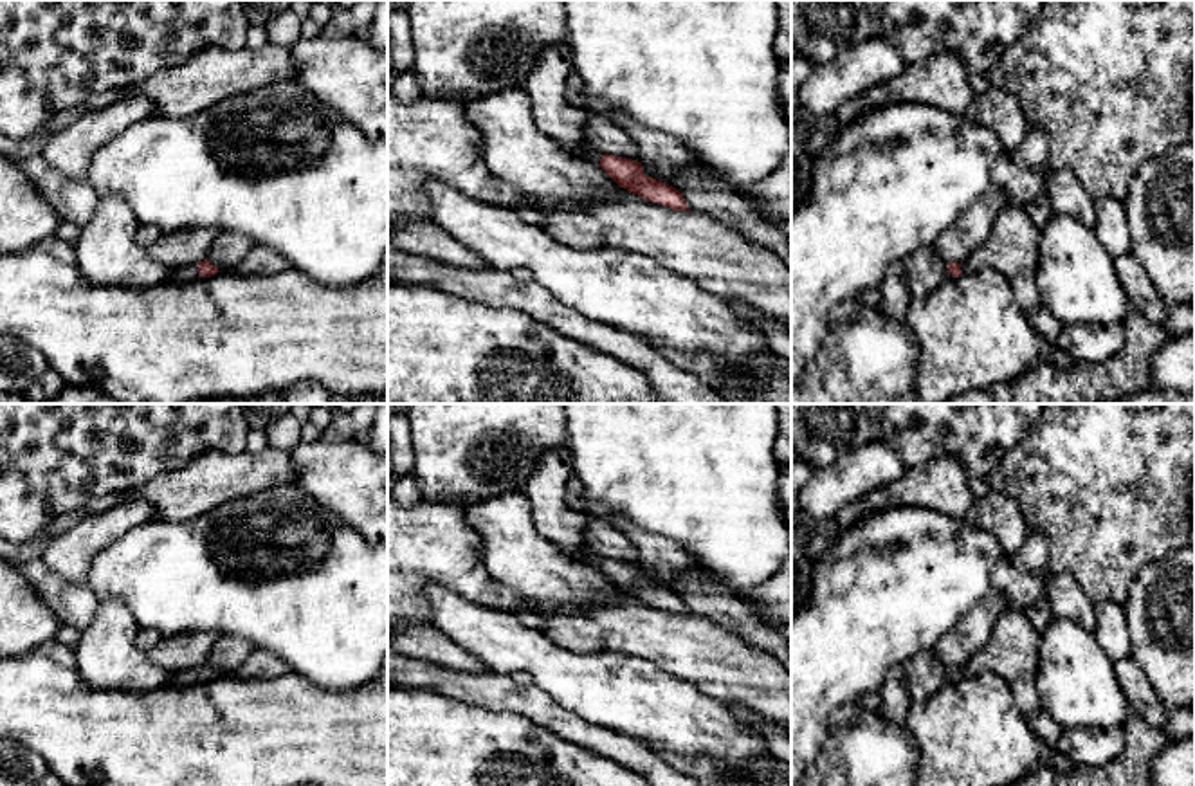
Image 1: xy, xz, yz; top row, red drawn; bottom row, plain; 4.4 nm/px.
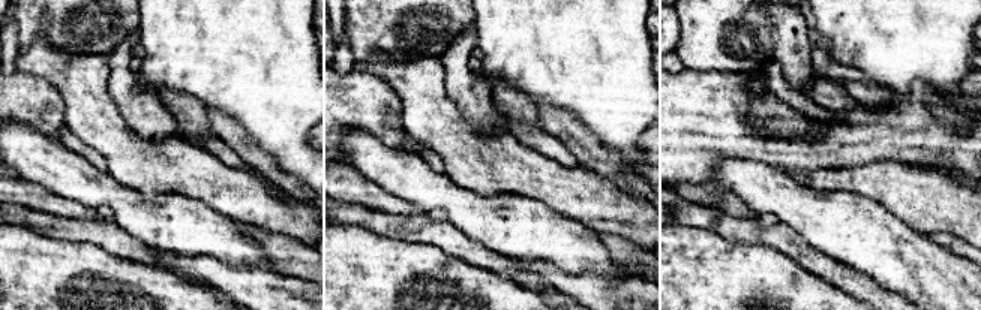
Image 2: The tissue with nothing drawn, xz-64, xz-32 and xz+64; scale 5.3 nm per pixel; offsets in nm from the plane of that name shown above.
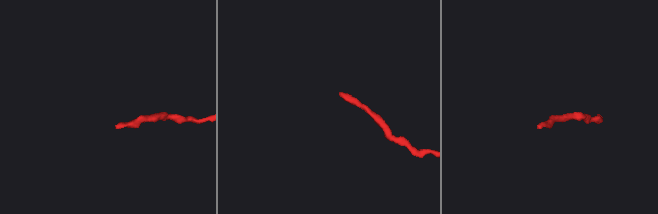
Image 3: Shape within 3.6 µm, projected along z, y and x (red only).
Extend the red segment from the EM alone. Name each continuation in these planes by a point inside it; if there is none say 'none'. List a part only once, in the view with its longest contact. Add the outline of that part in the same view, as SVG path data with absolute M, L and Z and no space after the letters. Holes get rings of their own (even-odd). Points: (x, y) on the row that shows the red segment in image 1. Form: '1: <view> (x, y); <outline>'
1: xy (184, 274); M187 265L187 267L175 269L166 283L189 283L189 281L196 281L198 278L200 278L198 267Z

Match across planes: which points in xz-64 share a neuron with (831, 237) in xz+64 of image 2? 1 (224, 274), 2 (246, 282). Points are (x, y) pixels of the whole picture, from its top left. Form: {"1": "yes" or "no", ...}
{"1": "no", "2": "no"}

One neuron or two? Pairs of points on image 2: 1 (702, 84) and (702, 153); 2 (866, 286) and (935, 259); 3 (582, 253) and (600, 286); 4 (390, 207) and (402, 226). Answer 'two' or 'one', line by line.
1: one
2: two
3: two
4: two

